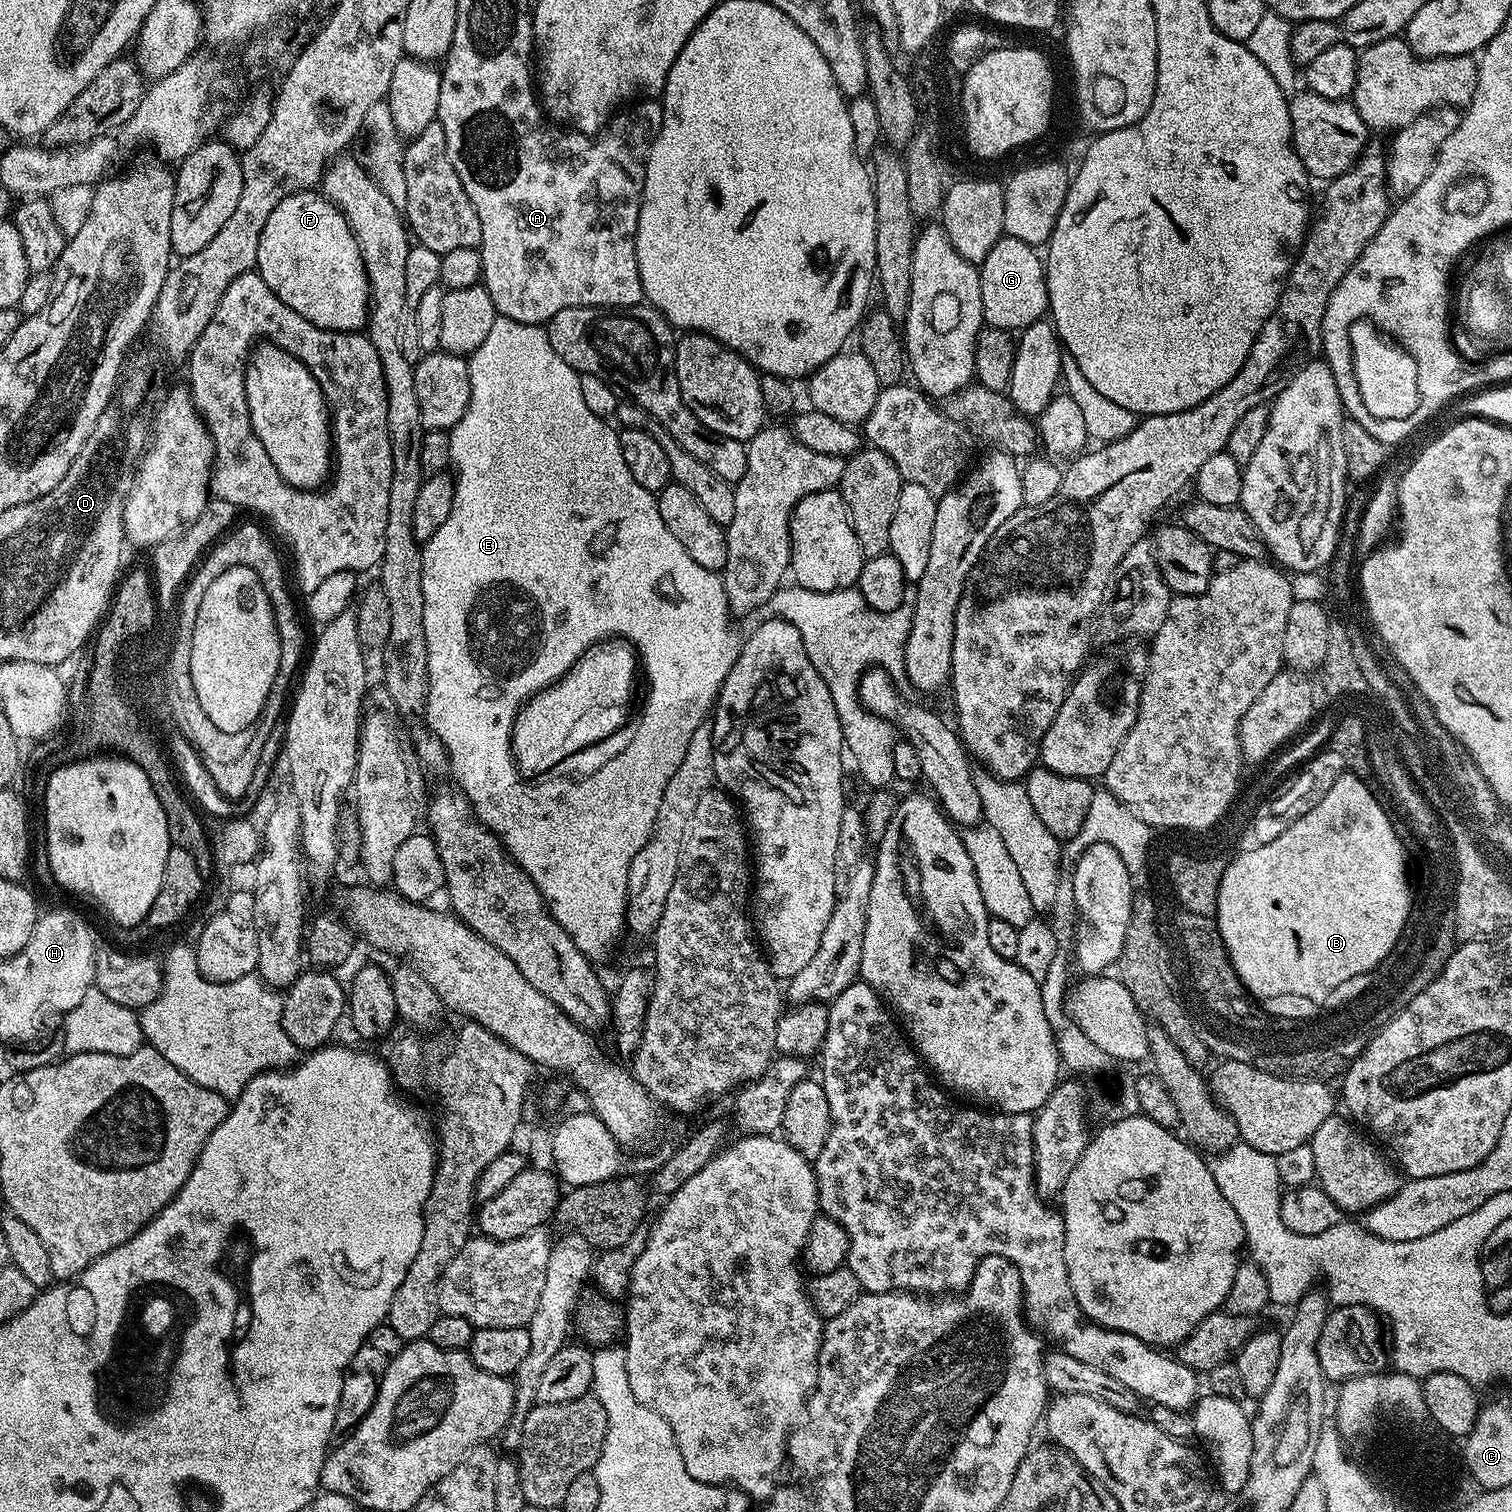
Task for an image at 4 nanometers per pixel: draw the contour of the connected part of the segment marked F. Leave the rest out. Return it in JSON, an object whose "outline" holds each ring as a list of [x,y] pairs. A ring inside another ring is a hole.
{"outline":[[[319,191],[290,194],[290,198],[282,198],[282,202],[274,206],[266,226],[262,226],[262,238],[258,238],[255,271],[279,300],[286,302],[290,310],[298,310],[298,314],[302,314],[306,322],[314,322],[314,326],[335,332],[359,332],[367,325],[370,293],[360,247],[340,209]]]}

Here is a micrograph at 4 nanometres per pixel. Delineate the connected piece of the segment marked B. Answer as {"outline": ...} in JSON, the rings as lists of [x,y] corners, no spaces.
{"outline":[[[1345,770],[1338,782],[1334,782],[1334,786],[1327,792],[1326,798],[1322,798],[1322,802],[1318,802],[1314,810],[1302,814],[1302,818],[1298,818],[1298,822],[1294,822],[1290,830],[1282,830],[1282,834],[1278,834],[1274,842],[1266,842],[1266,846],[1258,846],[1258,850],[1240,852],[1237,860],[1229,859],[1229,865],[1218,886],[1214,919],[1238,978],[1257,1001],[1267,1002],[1270,998],[1278,998],[1279,992],[1304,992],[1308,996],[1324,992],[1324,988],[1332,988],[1340,984],[1340,980],[1348,980],[1352,972],[1364,972],[1364,968],[1372,968],[1372,964],[1376,964],[1376,960],[1380,960],[1380,956],[1388,952],[1392,940],[1396,940],[1396,932],[1400,932],[1400,920],[1404,920],[1404,908],[1408,908],[1408,887],[1402,883],[1402,870],[1409,863],[1409,854],[1395,832],[1385,805],[1378,799],[1377,793],[1373,792],[1352,770]]]}

